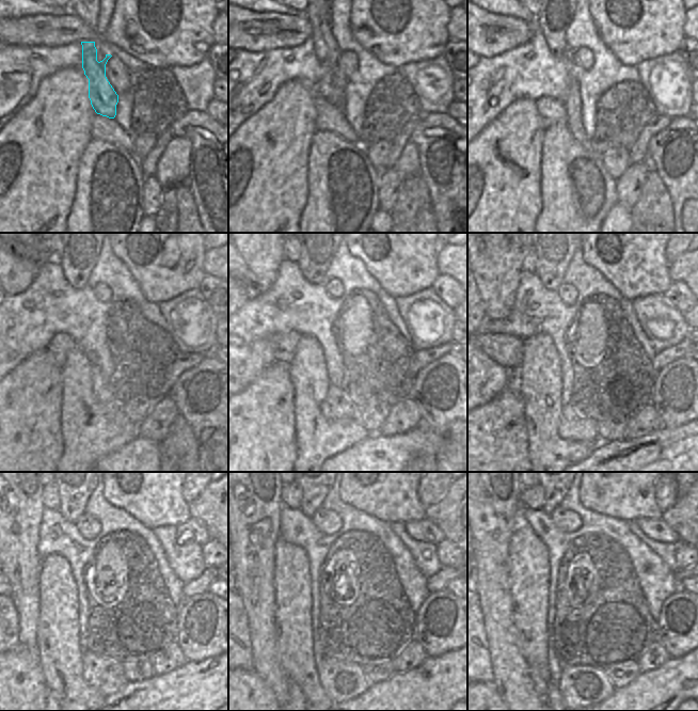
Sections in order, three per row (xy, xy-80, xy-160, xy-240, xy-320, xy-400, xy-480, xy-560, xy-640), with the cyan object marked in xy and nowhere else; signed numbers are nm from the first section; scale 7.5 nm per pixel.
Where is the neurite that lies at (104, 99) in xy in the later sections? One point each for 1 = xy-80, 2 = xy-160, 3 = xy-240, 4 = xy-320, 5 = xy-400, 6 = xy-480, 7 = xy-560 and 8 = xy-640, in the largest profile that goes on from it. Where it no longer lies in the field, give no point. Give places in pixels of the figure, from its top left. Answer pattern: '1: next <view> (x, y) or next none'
1: next xy-80 (316, 15)
2: next xy-160 (555, 15)
3: next xy-240 (80, 254)
4: next xy-320 (316, 255)
5: next xy-400 (554, 254)
6: next xy-480 (74, 493)
7: next xy-560 (313, 493)
8: next xy-640 (554, 493)

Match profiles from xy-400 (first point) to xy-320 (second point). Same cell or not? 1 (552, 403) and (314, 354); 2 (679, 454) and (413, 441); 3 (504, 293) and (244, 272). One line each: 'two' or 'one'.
1: one
2: one
3: two

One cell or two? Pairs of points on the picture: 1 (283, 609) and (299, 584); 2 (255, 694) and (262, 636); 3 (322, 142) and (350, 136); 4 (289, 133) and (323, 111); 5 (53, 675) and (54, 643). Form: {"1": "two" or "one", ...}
{"1": "one", "2": "two", "3": "two", "4": "two", "5": "one"}

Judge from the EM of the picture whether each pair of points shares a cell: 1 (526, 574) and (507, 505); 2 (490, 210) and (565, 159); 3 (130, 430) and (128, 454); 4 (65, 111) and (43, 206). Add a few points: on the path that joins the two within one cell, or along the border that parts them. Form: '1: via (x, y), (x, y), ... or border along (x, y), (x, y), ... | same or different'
1: border along (521, 506), (513, 517), (513, 531), (508, 551) | different
2: border along (541, 149), (541, 201) | different
3: border along (139, 436), (109, 454) | different
4: via (50, 135), (48, 183) | same

